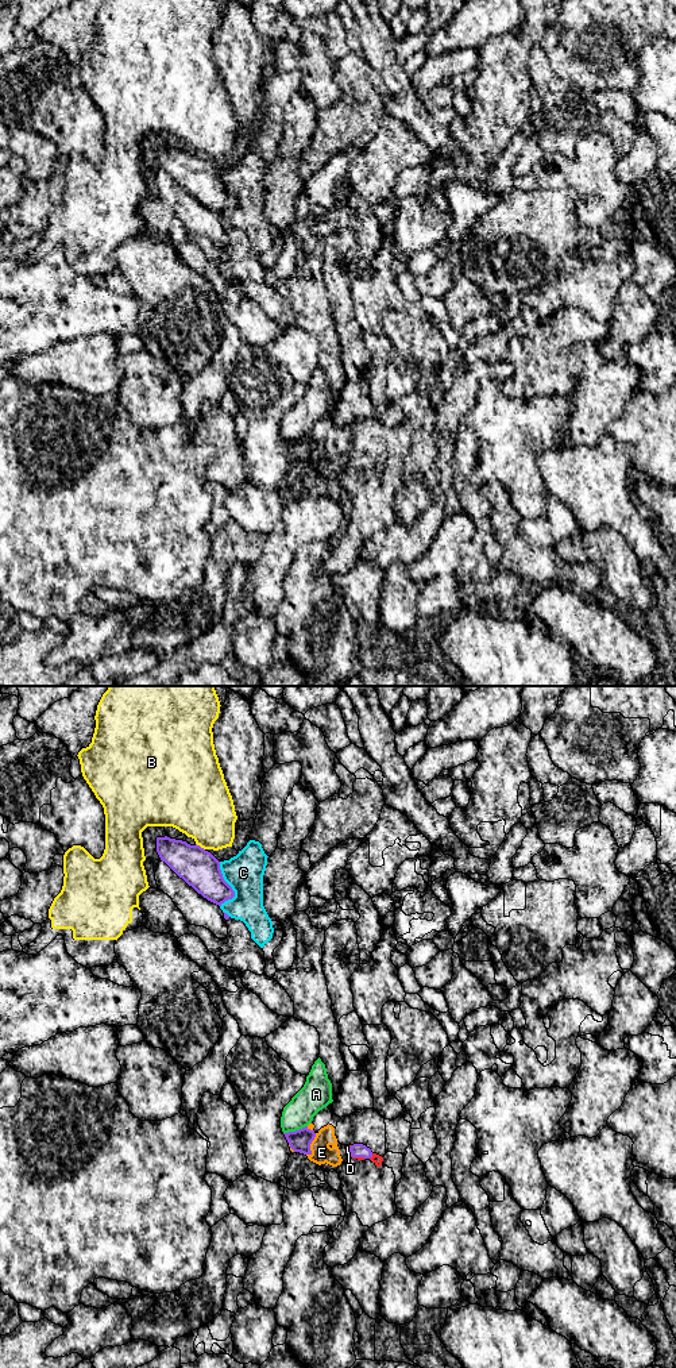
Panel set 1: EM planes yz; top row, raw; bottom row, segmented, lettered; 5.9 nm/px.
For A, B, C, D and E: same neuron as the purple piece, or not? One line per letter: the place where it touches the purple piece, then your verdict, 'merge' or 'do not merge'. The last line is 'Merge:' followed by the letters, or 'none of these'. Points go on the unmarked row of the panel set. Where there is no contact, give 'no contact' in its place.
A: yz (296, 439) | do not merge
B: yz (199, 154) | do not merge
C: yz (230, 195) | do not merge
D: yz (370, 465) | do not merge
E: yz (309, 454) | do not merge
Merge: none of these

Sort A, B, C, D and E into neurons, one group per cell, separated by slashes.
A / B / C / D E

